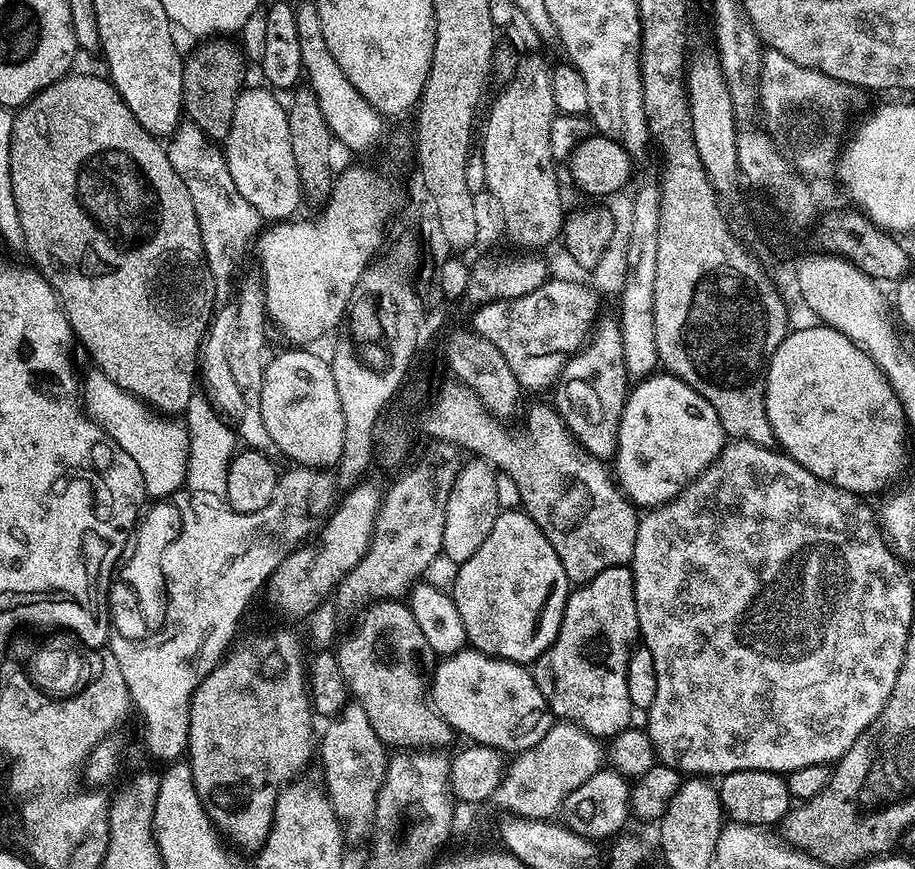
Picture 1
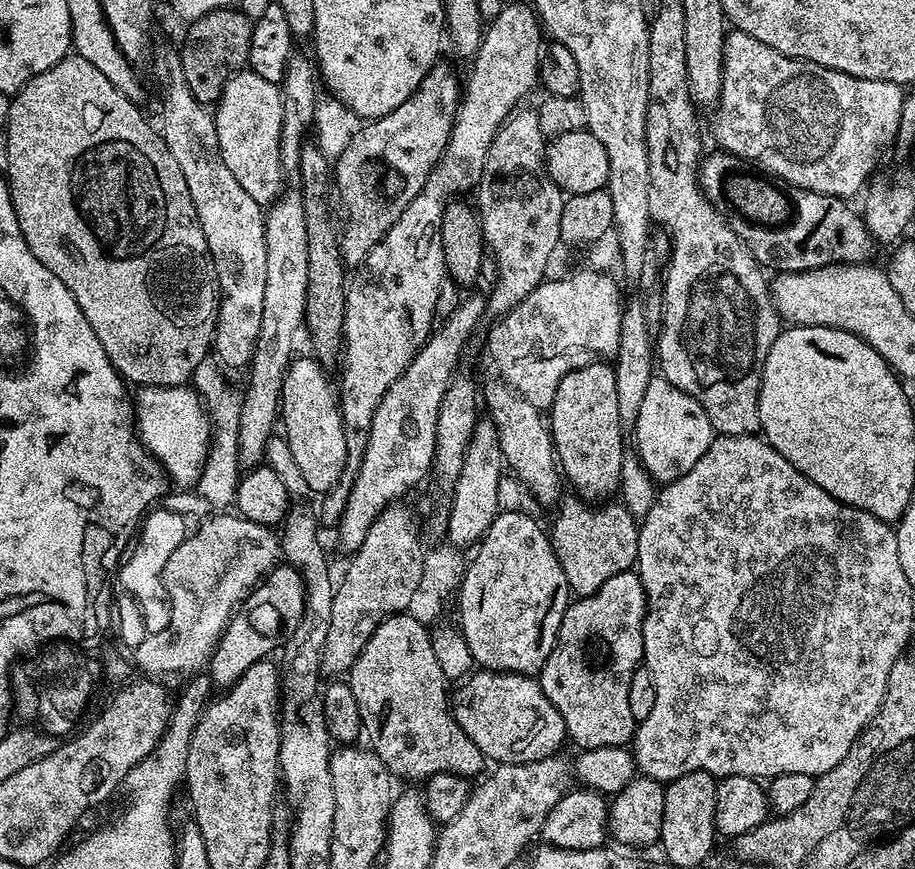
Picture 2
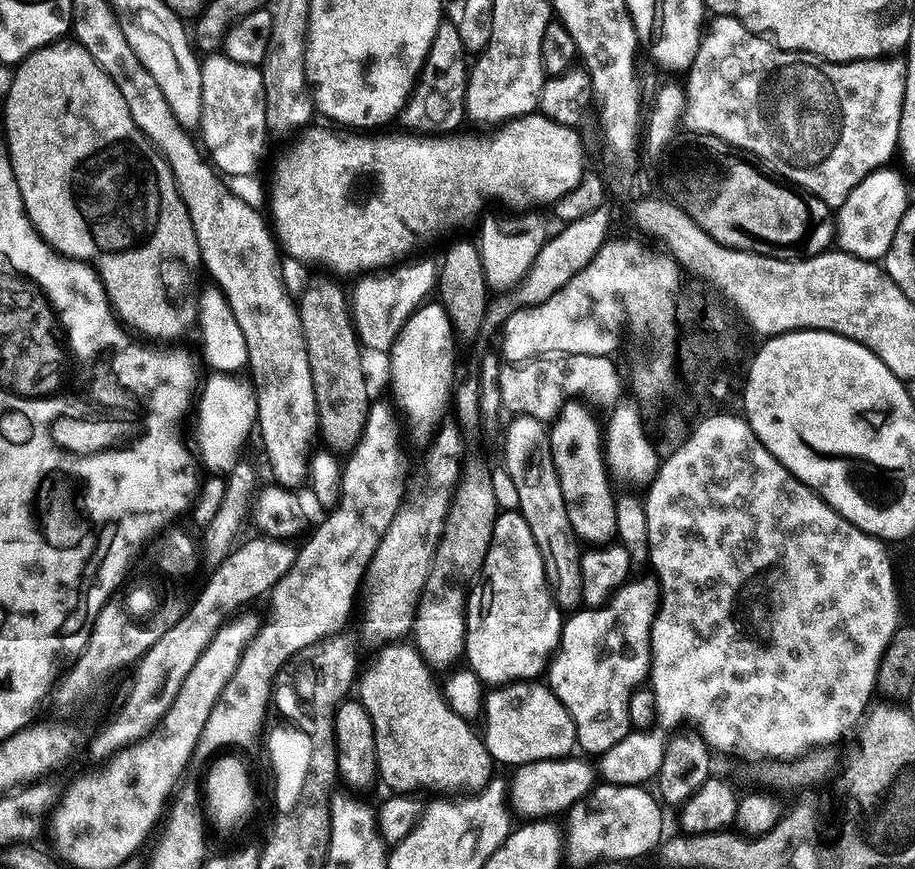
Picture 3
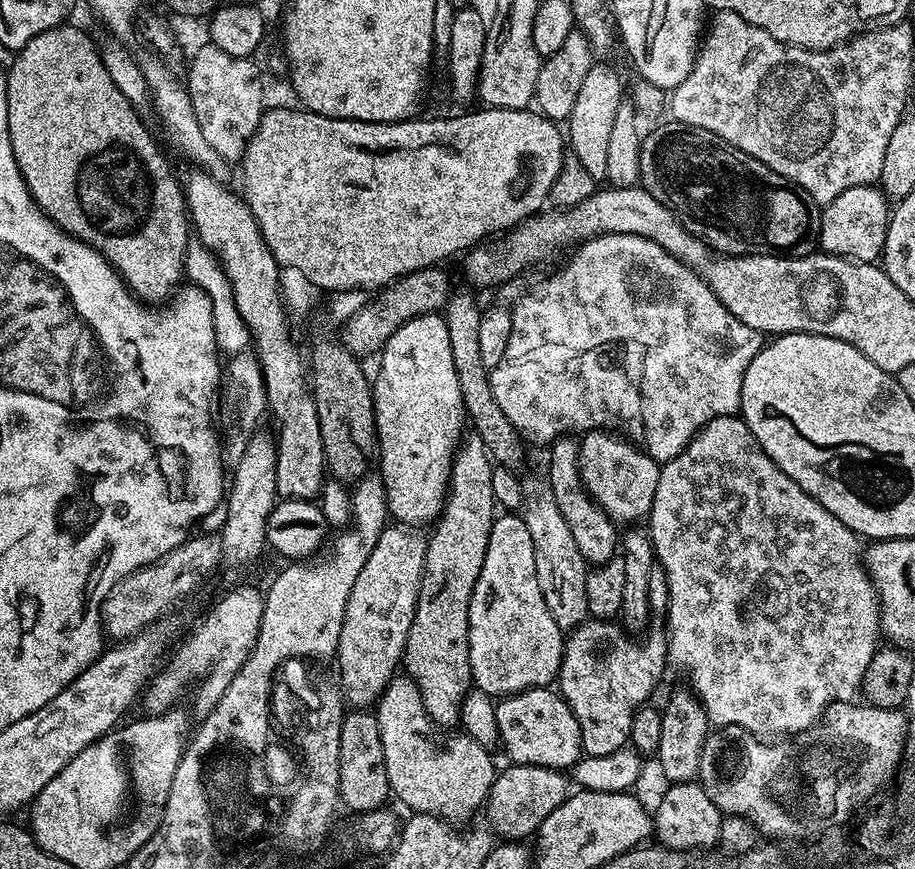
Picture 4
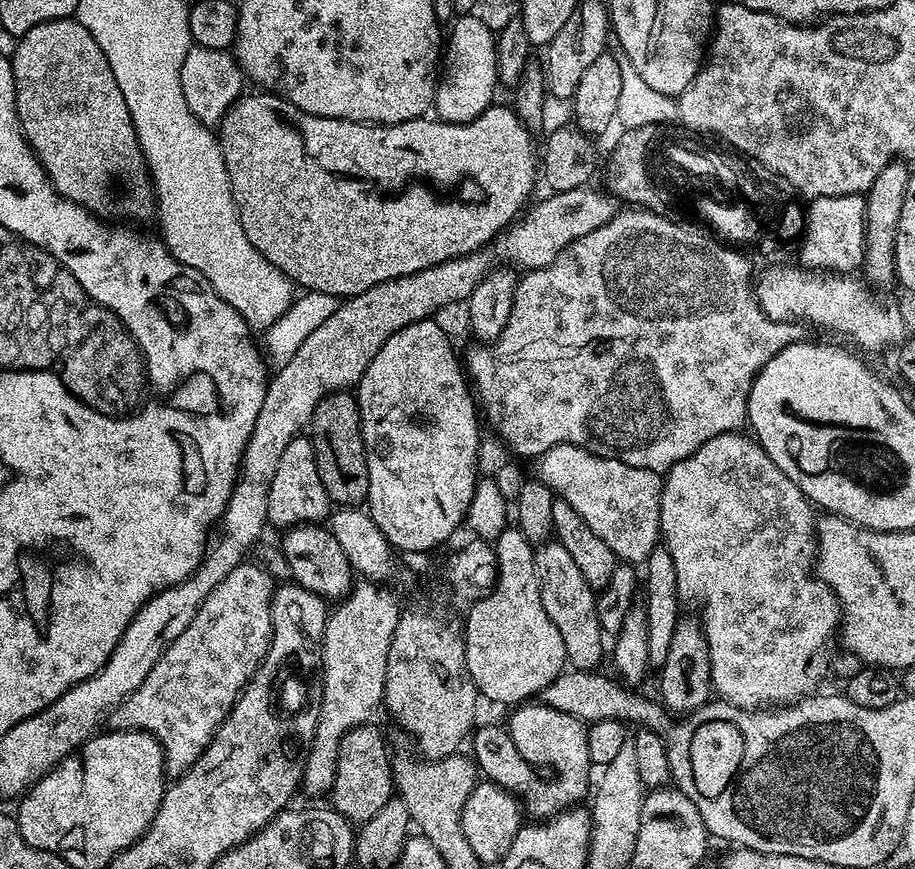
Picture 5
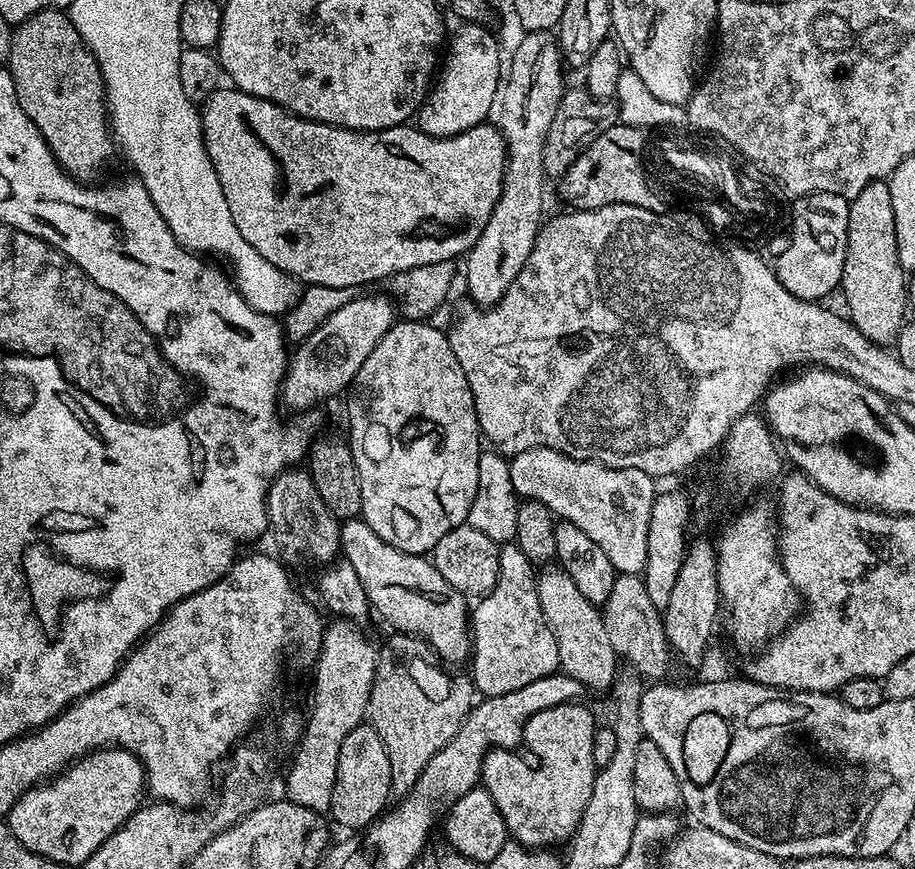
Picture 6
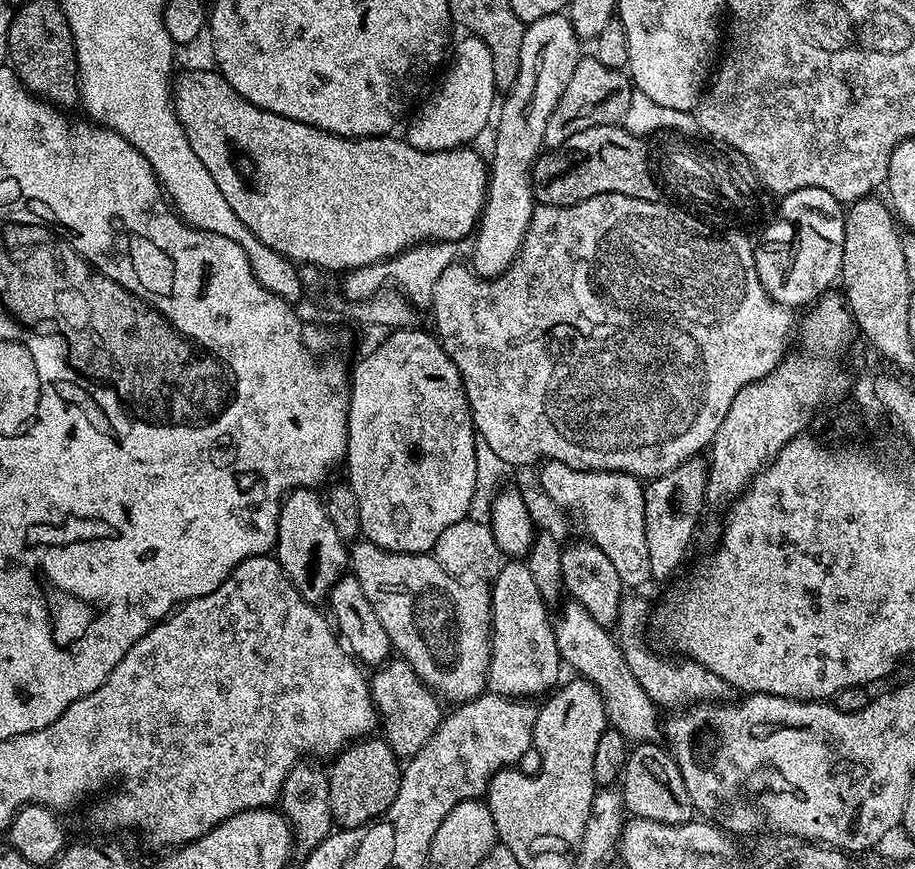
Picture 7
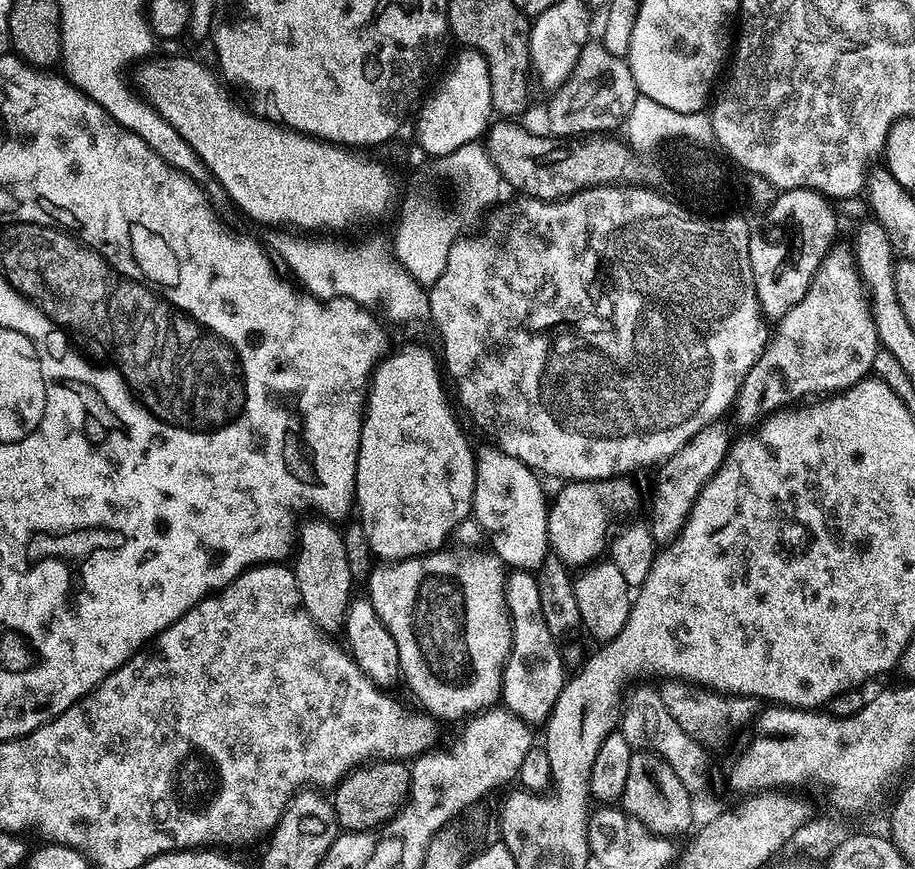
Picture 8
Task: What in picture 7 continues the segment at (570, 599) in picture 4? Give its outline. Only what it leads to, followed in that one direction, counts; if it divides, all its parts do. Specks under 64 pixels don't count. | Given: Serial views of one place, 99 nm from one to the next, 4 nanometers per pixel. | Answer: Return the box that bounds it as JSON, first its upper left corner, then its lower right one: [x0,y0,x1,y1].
[555,602,662,742]

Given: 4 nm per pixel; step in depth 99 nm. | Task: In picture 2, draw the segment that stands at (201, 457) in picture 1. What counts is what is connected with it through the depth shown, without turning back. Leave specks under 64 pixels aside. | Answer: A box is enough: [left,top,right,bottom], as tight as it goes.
[191,359,245,510]

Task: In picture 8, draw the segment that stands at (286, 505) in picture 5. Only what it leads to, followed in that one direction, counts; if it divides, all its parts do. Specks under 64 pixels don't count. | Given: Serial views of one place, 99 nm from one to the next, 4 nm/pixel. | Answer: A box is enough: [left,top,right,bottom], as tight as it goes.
[295,518,354,633]

